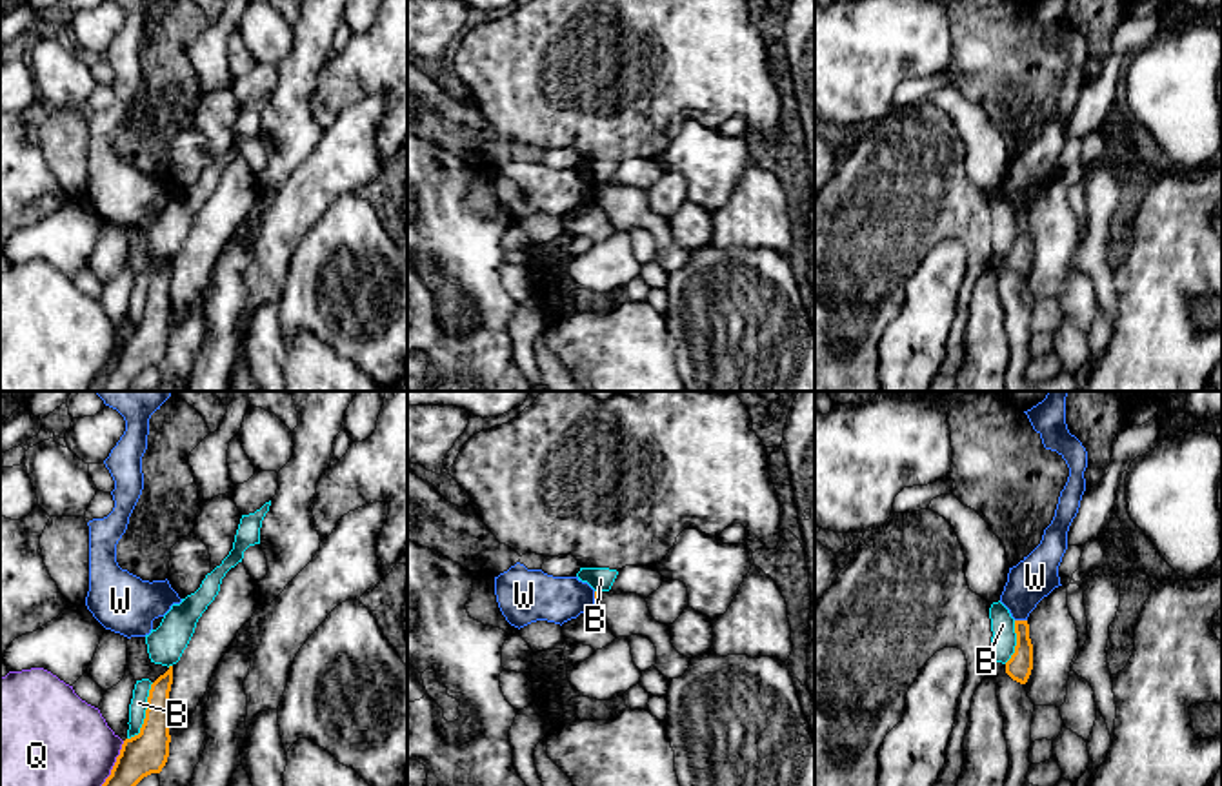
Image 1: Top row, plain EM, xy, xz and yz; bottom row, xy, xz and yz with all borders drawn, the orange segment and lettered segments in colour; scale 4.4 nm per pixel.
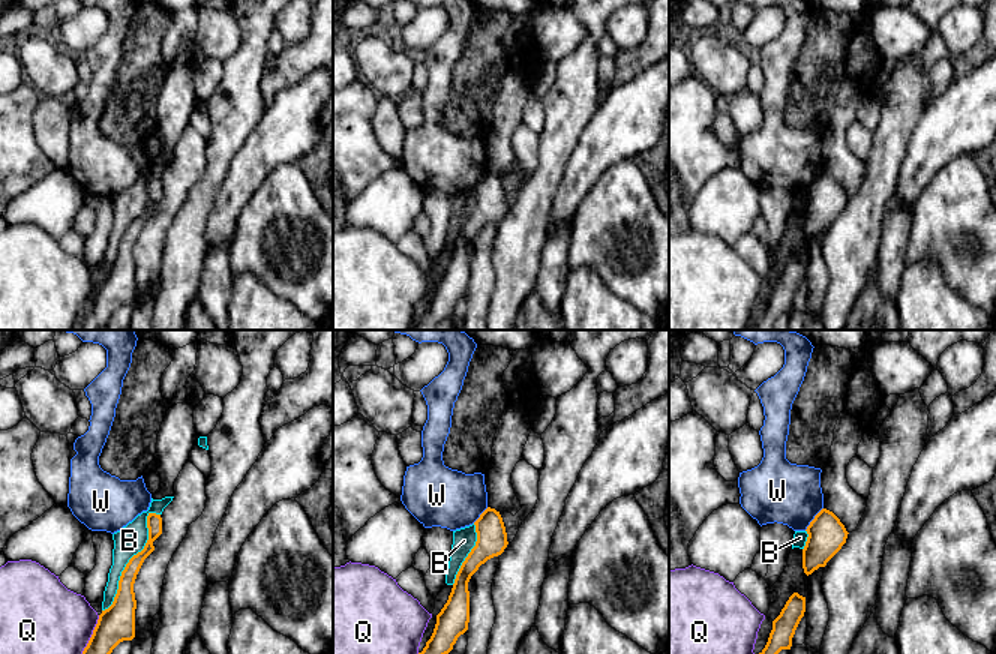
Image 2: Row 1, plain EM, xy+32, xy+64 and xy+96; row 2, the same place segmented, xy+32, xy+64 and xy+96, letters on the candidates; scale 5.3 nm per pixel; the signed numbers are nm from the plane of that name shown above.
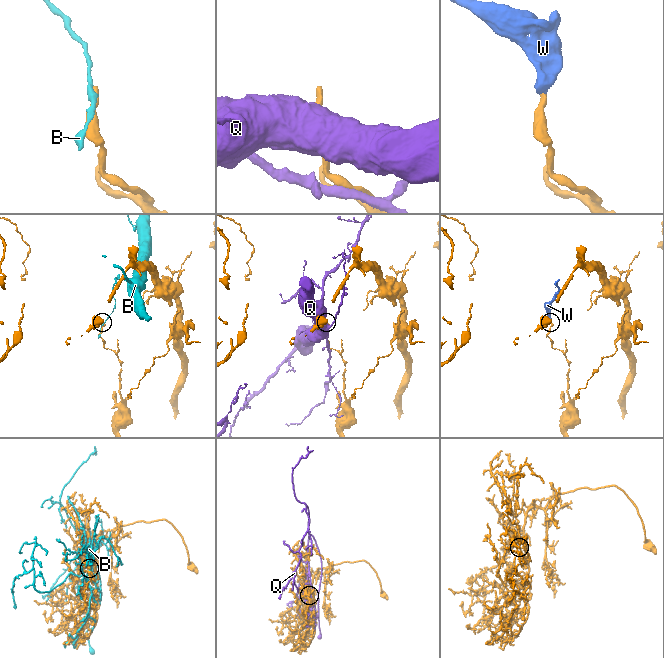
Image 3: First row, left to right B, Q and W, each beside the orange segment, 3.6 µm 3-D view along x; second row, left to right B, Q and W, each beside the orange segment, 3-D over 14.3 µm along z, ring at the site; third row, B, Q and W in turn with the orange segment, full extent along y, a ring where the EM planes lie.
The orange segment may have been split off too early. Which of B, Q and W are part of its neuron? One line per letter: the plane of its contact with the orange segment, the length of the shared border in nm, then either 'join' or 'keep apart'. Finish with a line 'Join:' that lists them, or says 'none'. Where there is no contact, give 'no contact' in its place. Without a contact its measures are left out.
B: contact in xy; length 280 nm; keep apart
Q: contact in xy; length 220 nm; keep apart
W: contact in yz; length 60 nm; keep apart
Join: none

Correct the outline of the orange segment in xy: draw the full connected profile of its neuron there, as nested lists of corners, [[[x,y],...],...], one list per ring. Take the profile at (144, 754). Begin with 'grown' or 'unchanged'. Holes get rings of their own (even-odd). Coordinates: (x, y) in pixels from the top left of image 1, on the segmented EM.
unchanged; [[[173,666],[151,684],[140,733],[124,741],[111,775],[102,786],[136,786],[144,777],[162,771],[171,742],[171,684]]]

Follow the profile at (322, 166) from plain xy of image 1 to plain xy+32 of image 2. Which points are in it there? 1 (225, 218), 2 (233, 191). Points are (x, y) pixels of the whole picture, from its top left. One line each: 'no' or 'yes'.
1: yes
2: yes

